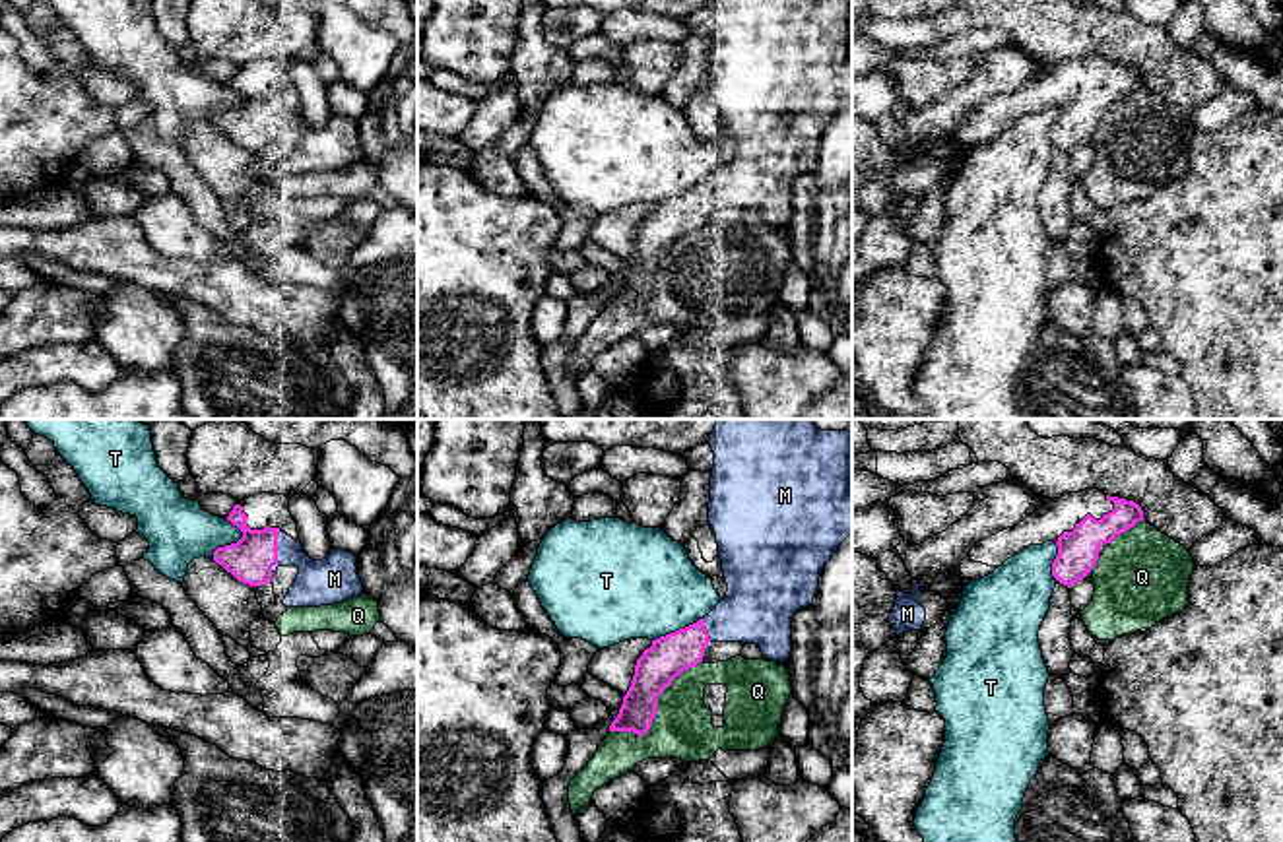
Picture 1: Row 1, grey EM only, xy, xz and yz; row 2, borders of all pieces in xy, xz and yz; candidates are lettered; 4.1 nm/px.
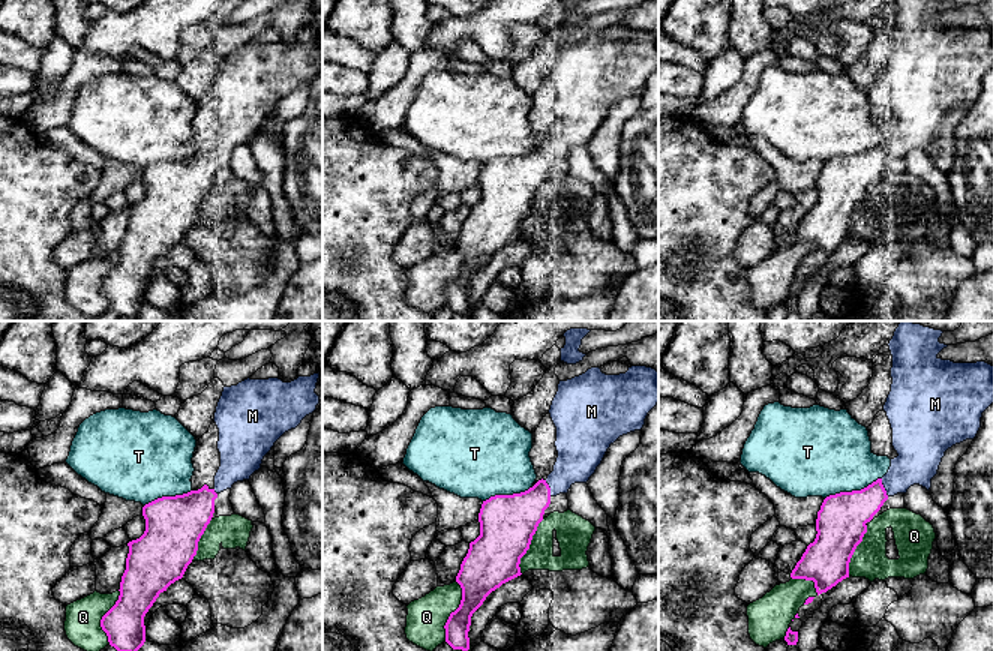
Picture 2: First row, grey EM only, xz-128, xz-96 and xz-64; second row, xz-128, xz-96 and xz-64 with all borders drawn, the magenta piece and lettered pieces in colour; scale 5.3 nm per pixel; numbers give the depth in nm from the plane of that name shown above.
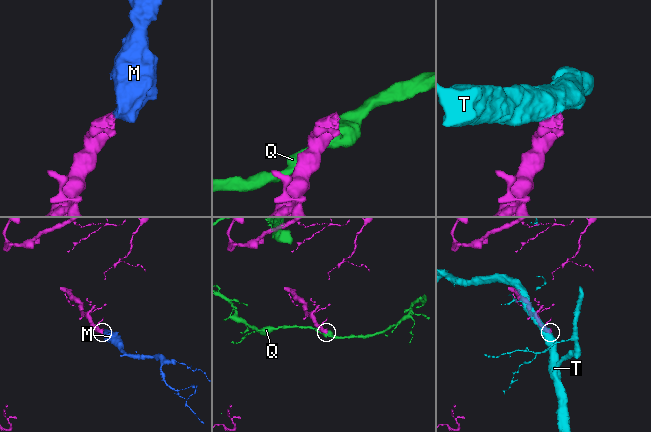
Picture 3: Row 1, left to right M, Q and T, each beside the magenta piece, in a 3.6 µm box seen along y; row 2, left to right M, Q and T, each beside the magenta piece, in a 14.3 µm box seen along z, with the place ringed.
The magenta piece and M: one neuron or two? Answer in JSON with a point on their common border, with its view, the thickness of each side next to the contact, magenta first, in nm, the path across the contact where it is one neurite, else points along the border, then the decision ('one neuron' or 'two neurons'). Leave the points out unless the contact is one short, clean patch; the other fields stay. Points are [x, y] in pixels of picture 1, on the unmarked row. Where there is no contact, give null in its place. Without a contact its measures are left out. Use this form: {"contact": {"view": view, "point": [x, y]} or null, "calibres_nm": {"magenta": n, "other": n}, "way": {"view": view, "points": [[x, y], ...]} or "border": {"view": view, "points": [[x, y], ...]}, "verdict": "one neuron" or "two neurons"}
{"contact": {"view": "xy", "point": [276, 117]}, "calibres_nm": {"magenta": 190, "other": 190}, "verdict": "one neuron"}

